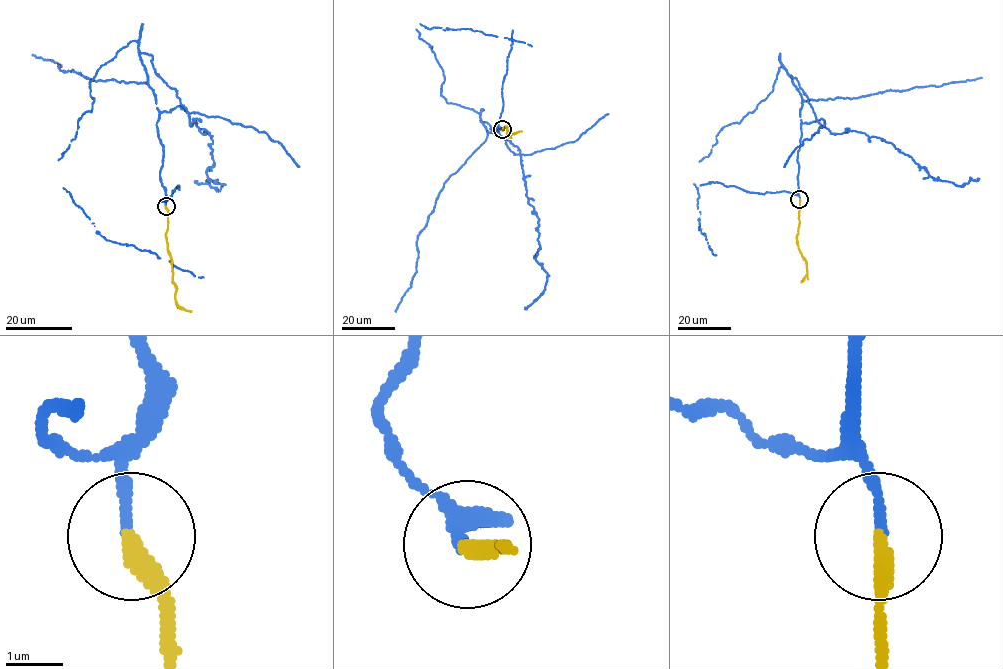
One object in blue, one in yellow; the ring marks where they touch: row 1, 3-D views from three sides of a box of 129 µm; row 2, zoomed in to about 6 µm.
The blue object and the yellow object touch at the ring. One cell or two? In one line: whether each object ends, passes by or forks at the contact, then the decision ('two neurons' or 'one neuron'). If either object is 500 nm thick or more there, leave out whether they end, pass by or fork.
blue ends | yellow ends | one neuron

